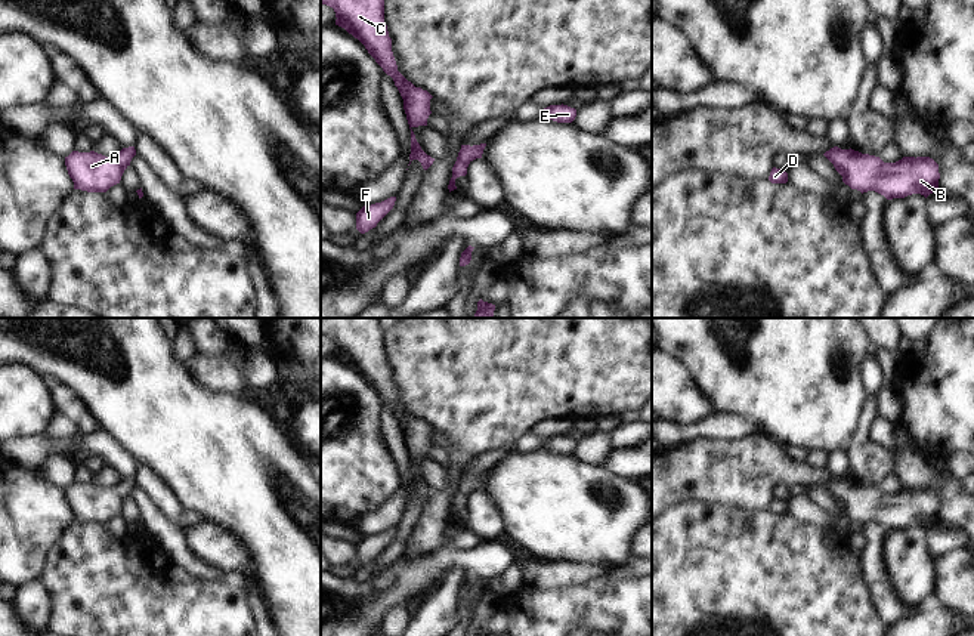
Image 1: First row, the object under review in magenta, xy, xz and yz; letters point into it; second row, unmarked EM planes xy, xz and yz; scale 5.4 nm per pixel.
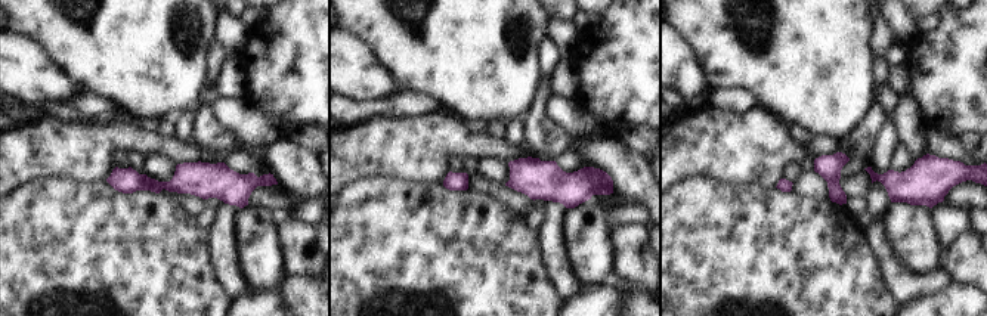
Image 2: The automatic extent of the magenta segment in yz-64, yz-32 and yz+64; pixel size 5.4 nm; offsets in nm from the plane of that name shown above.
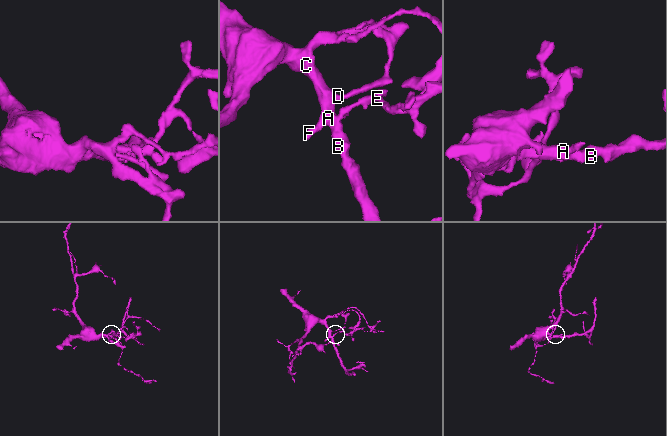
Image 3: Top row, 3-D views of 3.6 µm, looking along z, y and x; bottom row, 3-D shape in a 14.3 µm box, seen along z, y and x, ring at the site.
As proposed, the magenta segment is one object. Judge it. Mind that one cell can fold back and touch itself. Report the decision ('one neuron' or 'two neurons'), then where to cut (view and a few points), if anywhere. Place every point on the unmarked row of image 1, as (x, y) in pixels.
one neuron | no cut

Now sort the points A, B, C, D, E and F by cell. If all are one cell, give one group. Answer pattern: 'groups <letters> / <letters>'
groups A B C D E F

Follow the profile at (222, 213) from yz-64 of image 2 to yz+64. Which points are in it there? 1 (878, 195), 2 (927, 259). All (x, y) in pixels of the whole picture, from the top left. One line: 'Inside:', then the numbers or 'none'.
Inside: 1

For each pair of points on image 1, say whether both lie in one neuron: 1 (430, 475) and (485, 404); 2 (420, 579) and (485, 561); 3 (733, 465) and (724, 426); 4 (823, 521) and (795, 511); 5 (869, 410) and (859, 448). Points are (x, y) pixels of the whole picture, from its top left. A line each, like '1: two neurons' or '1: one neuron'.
1: two neurons
2: one neuron
3: two neurons
4: one neuron
5: one neuron

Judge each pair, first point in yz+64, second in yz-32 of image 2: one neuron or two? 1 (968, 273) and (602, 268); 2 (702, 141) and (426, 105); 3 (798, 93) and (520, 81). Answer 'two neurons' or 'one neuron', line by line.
1: two neurons
2: two neurons
3: one neuron

